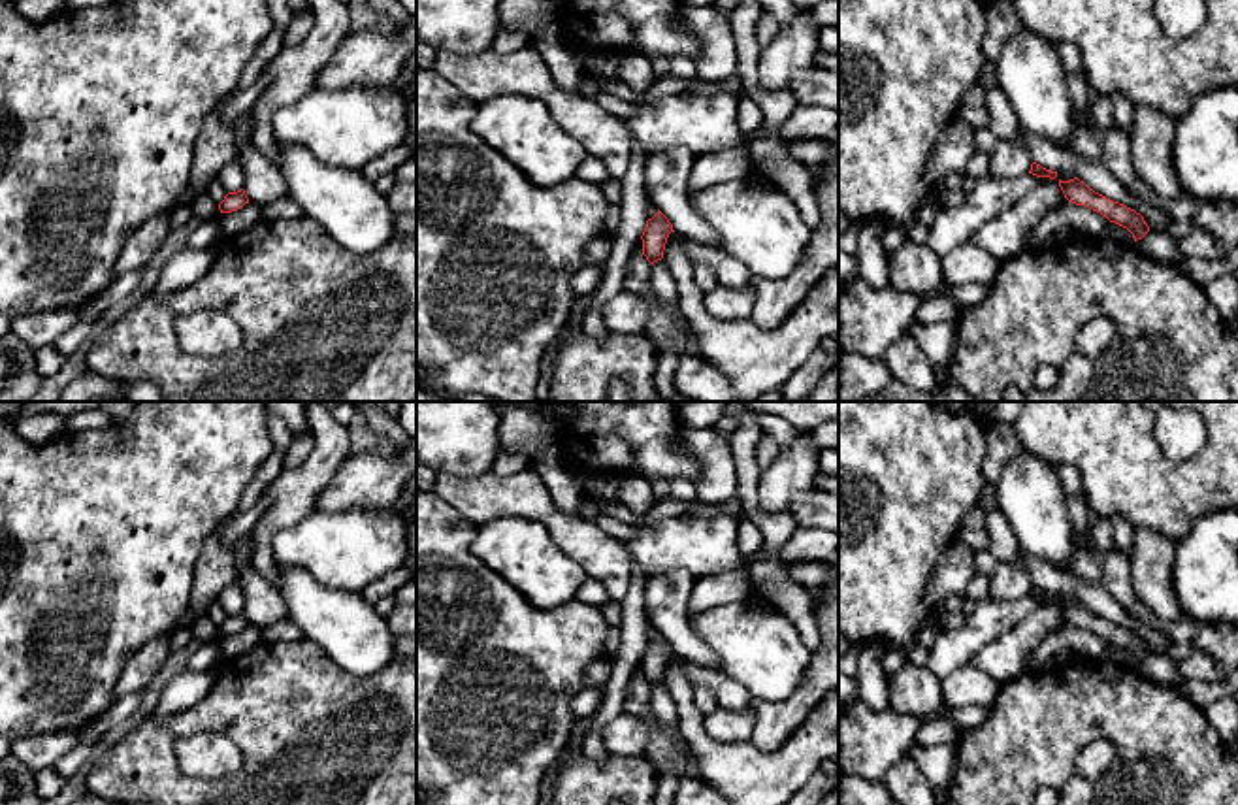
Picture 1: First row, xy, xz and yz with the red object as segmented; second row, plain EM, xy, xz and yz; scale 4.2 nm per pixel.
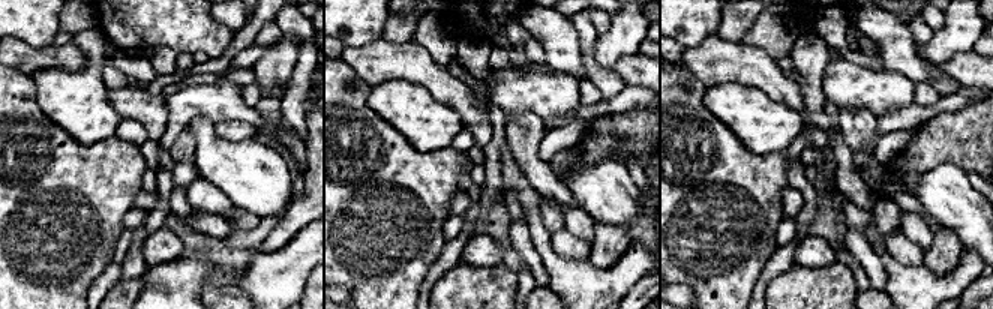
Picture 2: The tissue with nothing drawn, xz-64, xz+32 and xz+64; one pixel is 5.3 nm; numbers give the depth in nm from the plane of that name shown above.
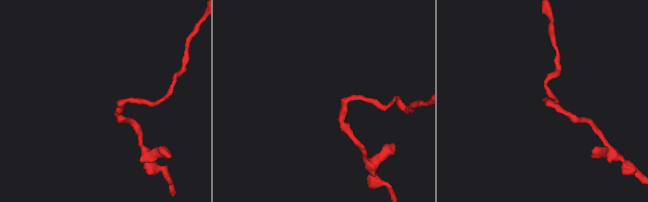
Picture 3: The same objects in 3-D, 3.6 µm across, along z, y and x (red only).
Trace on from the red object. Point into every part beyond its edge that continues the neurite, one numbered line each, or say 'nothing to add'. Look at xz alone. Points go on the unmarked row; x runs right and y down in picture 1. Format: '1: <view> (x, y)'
1: xz (747, 775)

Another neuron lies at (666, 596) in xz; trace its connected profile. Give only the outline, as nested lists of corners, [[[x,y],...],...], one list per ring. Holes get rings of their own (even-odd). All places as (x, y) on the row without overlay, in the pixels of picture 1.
[[[675,567],[643,584],[646,620],[669,641],[673,652],[692,664],[720,669],[718,654],[697,637],[688,622],[688,601],[695,577]]]

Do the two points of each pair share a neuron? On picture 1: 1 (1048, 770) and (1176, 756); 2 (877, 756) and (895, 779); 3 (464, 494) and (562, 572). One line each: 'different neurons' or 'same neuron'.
1: same neuron
2: different neurons
3: different neurons

